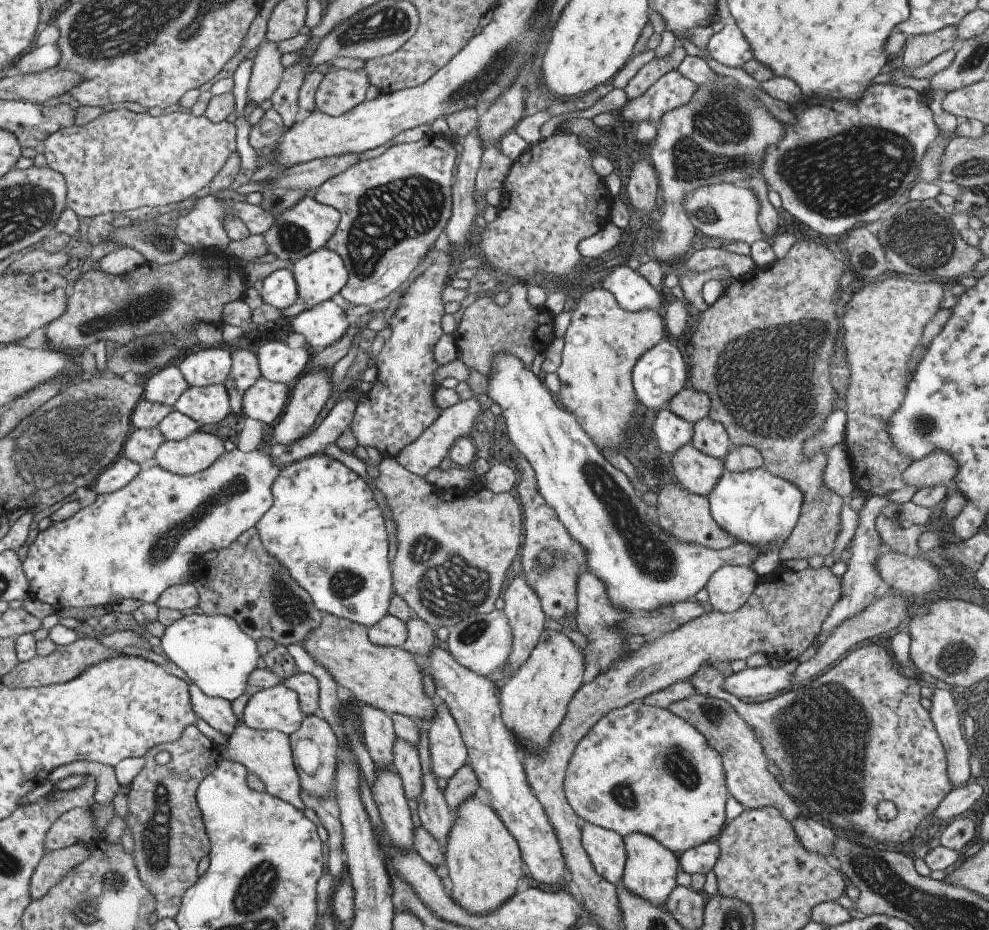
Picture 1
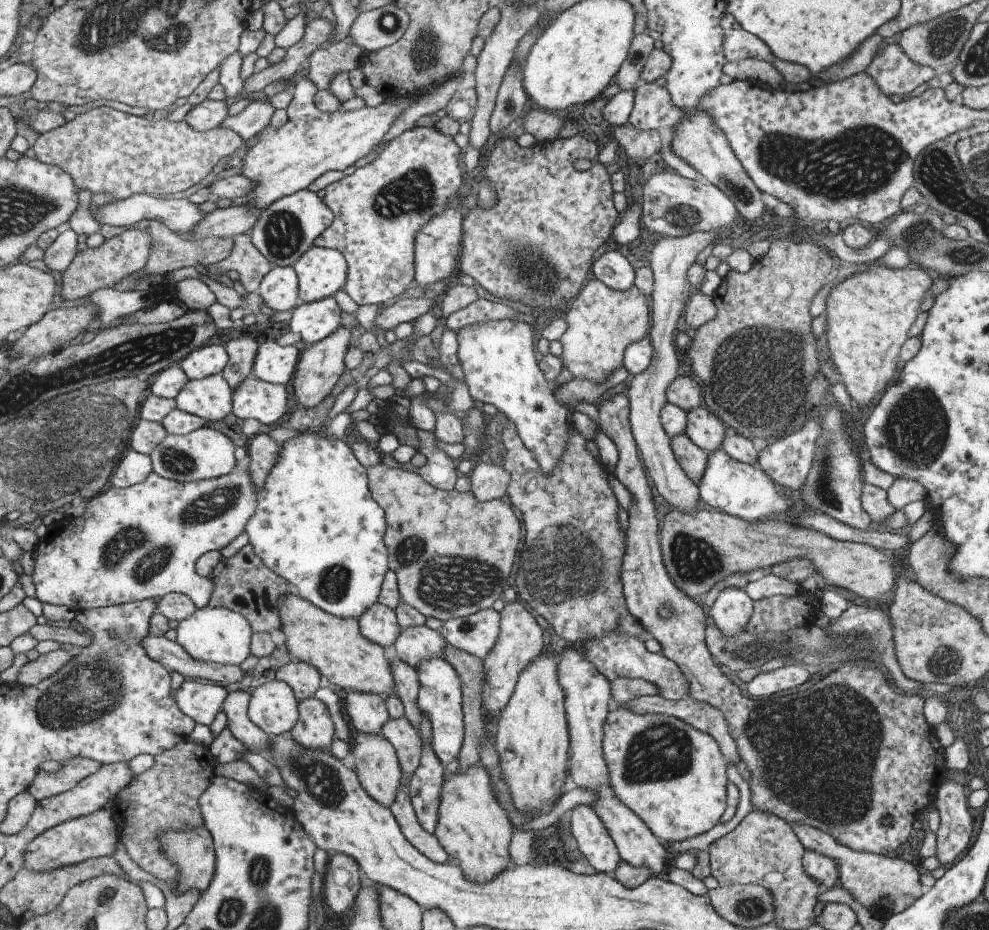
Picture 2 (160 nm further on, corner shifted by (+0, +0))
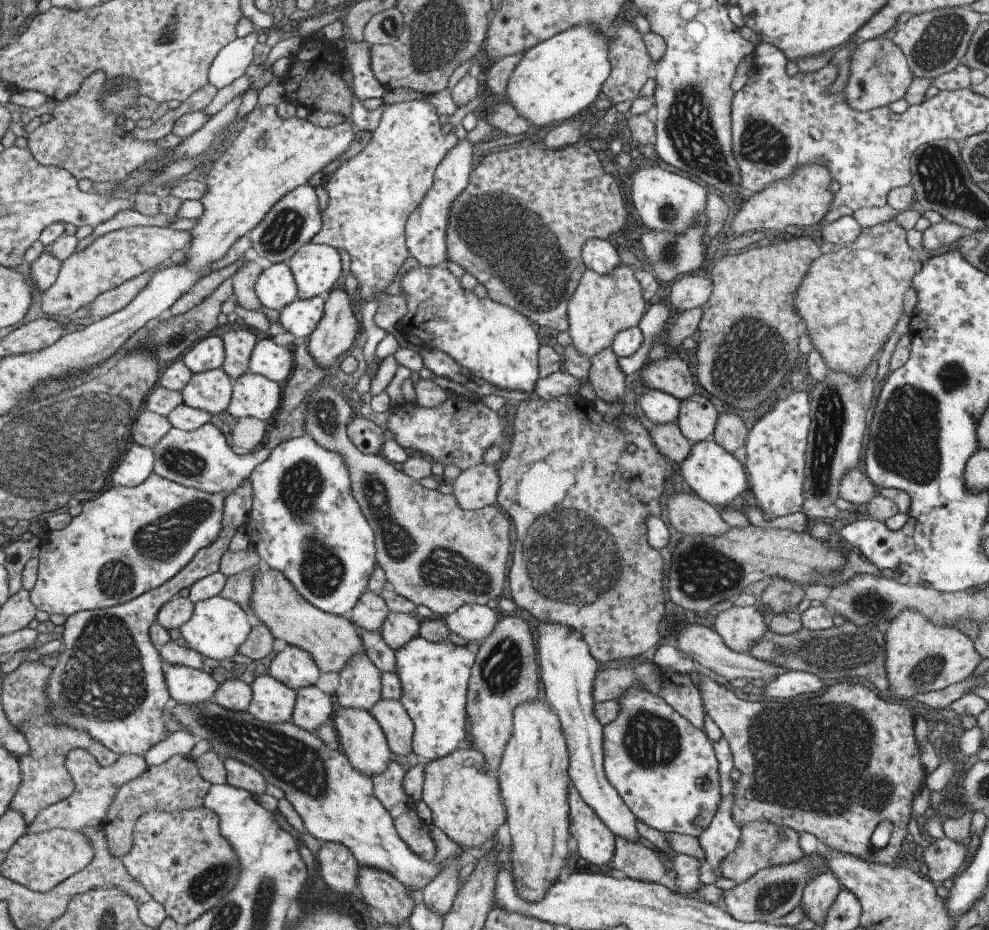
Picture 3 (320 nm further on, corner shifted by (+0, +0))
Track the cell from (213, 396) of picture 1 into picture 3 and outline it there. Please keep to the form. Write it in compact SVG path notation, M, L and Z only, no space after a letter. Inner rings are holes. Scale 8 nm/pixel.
M222 369L192 374L191 380L180 391L182 404L191 409L214 415L227 410L232 384Z

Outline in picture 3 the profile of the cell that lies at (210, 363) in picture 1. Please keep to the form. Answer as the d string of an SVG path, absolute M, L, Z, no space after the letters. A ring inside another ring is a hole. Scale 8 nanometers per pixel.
M207 336L196 341L179 359L192 374L220 368L224 360L222 338Z

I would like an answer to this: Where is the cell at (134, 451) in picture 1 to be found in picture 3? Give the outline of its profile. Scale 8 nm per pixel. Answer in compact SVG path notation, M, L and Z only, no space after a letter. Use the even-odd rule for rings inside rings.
M143 407L132 424L132 443L153 448L170 428L171 426L165 417L150 412Z

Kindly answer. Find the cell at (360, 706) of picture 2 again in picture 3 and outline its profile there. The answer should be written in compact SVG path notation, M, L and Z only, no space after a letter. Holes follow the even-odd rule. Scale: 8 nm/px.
M365 654L347 660L339 672L339 684L335 689L335 700L341 708L357 708L368 711L380 696L381 676Z

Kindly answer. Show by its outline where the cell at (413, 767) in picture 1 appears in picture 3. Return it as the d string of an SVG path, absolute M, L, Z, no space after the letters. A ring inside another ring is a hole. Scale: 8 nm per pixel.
M381 697L381 700L377 700L377 704L373 704L367 712L381 728L392 756L407 756L413 753L413 722L399 700L385 700Z

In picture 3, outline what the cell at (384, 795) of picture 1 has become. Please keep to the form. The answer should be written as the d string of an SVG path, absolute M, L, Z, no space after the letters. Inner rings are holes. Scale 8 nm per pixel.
M337 708L333 714L333 726L336 735L336 747L346 756L349 765L371 780L371 776L381 776L391 764L392 753L389 751L385 736L377 722L367 711L357 708Z

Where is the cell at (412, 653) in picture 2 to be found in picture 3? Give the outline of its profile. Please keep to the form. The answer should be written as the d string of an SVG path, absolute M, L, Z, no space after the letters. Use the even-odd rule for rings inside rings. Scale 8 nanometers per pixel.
M389 611L387 620L383 620L379 634L383 641L395 651L411 638L419 636L419 619L410 614L395 614Z

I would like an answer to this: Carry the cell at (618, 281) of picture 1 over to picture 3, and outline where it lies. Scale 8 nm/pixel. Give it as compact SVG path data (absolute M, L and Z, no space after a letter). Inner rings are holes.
M587 240L581 248L581 259L584 268L599 274L599 276L607 276L611 274L621 260L619 258L619 251L613 247L607 240Z

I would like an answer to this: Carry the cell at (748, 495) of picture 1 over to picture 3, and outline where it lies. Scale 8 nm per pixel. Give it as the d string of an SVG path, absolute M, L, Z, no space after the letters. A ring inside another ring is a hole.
M712 438L691 444L691 452L683 464L679 464L679 474L698 498L712 507L729 508L739 500L739 496L749 490L745 468L737 460L715 444Z

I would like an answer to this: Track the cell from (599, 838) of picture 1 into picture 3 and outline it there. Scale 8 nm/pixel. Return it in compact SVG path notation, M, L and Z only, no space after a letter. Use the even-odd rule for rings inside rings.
M572 784L567 794L568 831L577 843L577 856L596 866L609 864L615 848L613 834L601 824Z

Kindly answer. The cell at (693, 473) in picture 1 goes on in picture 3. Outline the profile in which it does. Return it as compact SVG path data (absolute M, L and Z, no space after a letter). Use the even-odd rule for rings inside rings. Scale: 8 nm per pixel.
M676 423L655 424L648 432L656 452L673 464L683 464L691 452L689 443L679 431Z

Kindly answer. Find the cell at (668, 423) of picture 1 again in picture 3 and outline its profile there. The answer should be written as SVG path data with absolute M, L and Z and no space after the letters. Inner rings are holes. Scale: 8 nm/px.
M644 388L638 392L639 406L649 422L653 424L671 424L677 420L679 402L656 389Z

